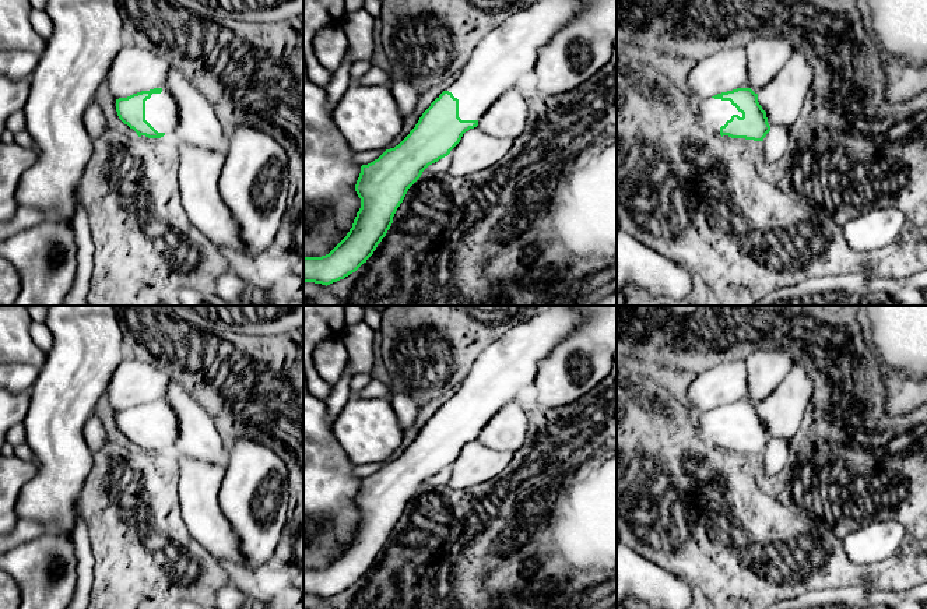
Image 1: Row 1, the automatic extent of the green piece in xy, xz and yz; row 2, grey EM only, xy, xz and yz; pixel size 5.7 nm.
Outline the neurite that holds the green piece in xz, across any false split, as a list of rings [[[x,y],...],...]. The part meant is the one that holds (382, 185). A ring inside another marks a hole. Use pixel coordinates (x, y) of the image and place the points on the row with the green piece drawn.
[[[540,0],[512,14],[488,32],[474,49],[467,64],[422,113],[410,134],[378,159],[361,166],[355,191],[361,198],[352,228],[326,256],[303,257],[303,282],[330,285],[355,272],[373,254],[393,223],[393,217],[408,189],[432,163],[447,156],[463,134],[478,126],[482,115],[509,89],[531,78],[540,49],[547,45],[582,10],[580,0]]]

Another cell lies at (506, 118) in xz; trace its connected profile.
[[[520,84],[501,95],[482,115],[478,127],[491,137],[517,138],[527,126],[529,105],[526,84]]]

